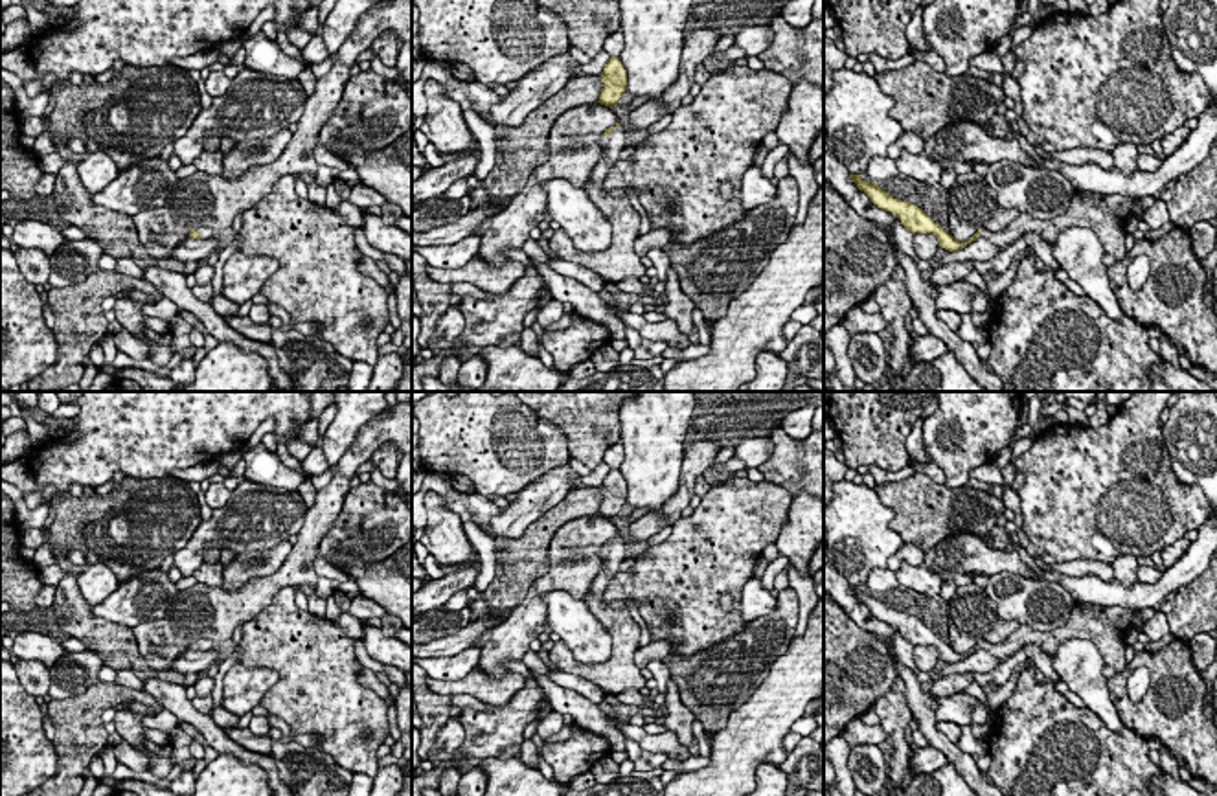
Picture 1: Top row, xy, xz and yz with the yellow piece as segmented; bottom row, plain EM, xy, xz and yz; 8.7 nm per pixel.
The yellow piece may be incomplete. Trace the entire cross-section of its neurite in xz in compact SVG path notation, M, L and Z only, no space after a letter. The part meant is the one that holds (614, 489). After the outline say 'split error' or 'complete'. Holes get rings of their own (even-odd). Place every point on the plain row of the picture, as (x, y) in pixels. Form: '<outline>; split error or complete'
M610 469L601 483L603 502L599 506L599 515L605 518L614 518L627 502L627 483L620 469Z; complete

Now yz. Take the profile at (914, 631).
M849 586L849 590L877 620L893 625L908 643L914 647L934 645L939 658L949 664L961 662L978 649L985 649L1004 662L1026 643L1035 643L1046 654L1053 656L1063 642L1079 638L1090 640L1098 647L1105 665L1110 665L1116 673L1121 673L1127 667L1127 631L1132 627L1134 614L1138 612L1123 607L1075 603L1072 607L1070 620L1059 629L1042 632L1031 629L1029 625L1020 625L1002 643L978 642L967 654L960 654L916 616L893 610L881 601L877 594L864 594L859 586Z; split error

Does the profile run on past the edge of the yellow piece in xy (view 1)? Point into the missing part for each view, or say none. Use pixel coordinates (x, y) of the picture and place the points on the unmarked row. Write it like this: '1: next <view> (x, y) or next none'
1: next xy (204, 644)

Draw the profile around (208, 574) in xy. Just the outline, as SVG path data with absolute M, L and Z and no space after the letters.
M204 563L193 572L193 577L197 583L208 585L208 586L222 586L222 564L221 563Z

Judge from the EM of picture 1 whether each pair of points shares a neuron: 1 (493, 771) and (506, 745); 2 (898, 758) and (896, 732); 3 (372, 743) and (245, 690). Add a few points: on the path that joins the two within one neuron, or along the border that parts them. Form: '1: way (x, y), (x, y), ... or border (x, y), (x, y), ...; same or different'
1: border (517, 754), (510, 758), (482, 758), (475, 765); different
2: way (898, 752), (898, 738); same
3: border (238, 662), (265, 666), (278, 675), (261, 703); different

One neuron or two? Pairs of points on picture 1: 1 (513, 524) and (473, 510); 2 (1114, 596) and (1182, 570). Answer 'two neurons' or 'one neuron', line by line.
1: two neurons
2: one neuron

